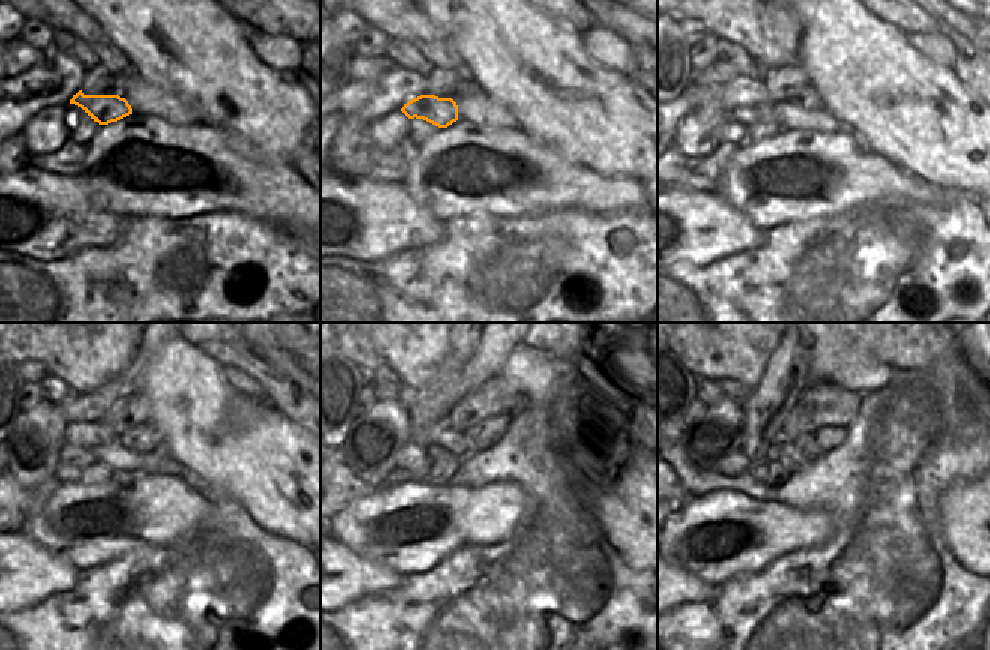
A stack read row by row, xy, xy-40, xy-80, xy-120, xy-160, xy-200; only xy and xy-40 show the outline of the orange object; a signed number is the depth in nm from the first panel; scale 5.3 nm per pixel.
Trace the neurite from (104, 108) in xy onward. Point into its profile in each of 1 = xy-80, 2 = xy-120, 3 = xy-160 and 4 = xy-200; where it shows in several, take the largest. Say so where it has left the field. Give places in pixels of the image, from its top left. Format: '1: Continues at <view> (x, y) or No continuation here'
1: Continues at xy-80 (744, 116)
2: Continues at xy-120 (71, 455)
3: Continues at xy-160 (410, 455)
4: Continues at xy-200 (734, 464)

